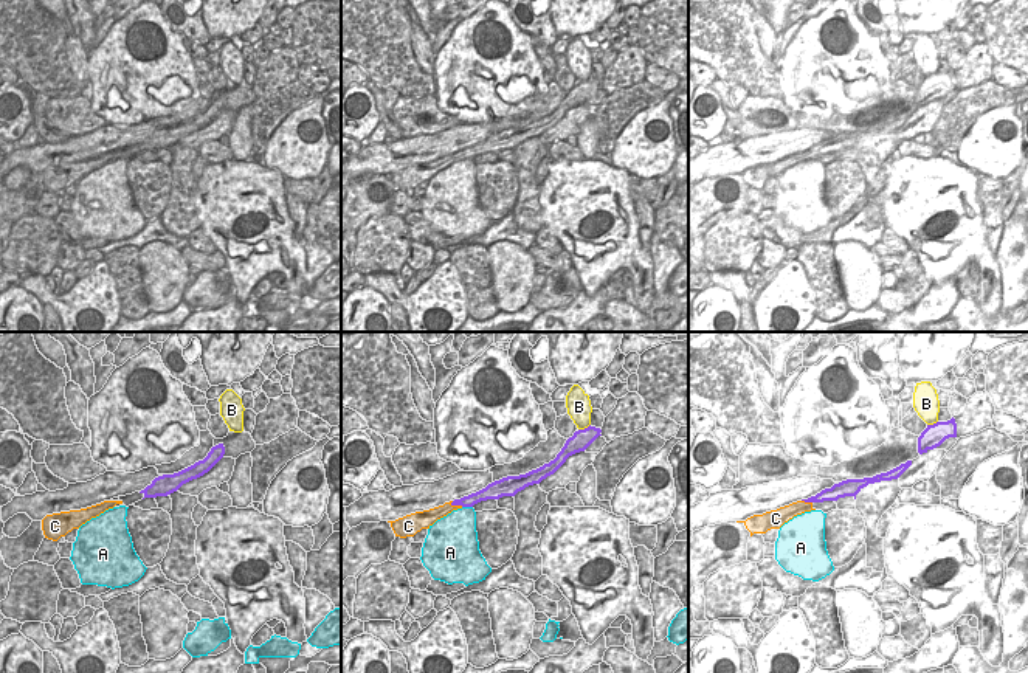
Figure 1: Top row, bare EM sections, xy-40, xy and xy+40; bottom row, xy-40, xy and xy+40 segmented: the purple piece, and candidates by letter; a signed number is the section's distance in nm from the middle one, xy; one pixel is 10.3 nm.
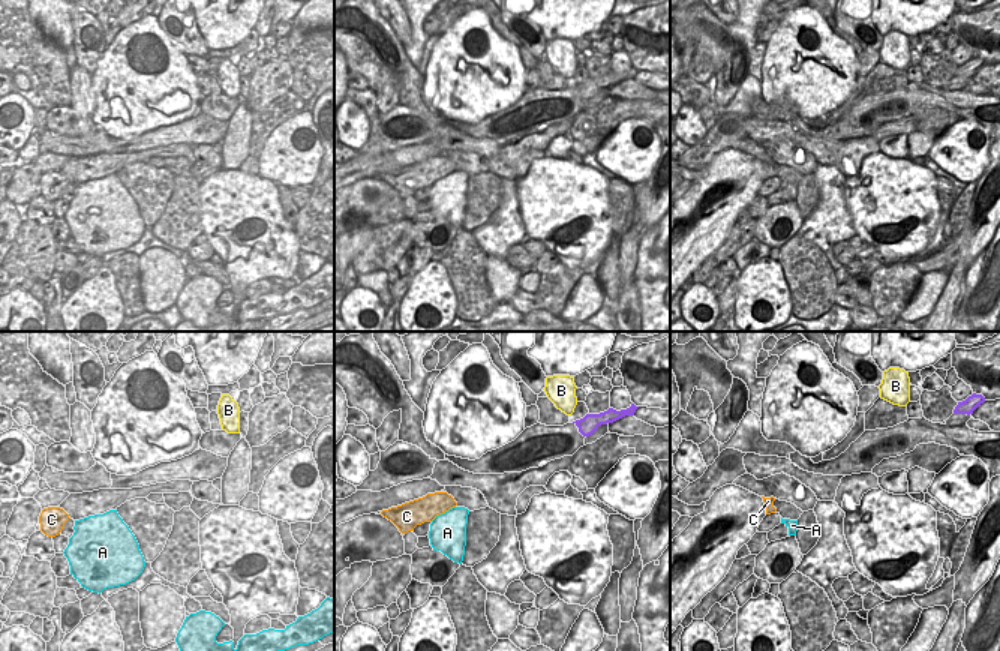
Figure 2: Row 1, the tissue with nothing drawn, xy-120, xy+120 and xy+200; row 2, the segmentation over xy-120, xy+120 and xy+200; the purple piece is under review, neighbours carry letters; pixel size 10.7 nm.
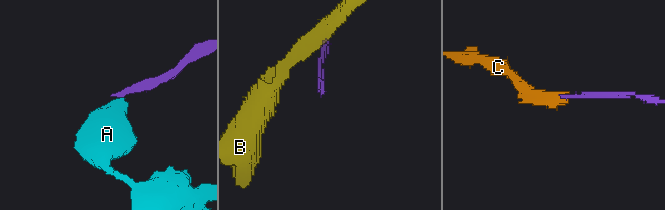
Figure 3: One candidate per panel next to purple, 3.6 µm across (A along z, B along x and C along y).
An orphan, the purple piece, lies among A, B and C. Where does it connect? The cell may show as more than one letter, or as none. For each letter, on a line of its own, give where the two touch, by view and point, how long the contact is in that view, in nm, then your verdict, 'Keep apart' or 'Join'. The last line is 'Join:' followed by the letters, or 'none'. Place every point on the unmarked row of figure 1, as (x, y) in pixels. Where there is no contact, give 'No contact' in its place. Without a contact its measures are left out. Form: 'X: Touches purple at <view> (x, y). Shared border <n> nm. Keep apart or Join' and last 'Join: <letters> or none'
A: Touches purple at xy (467, 158). Shared border 110 nm. Keep apart
B: Touches purple at xy (585, 81). Shared border 140 nm. Keep apart
C: Touches purple at xy (456, 157). Shared border 150 nm. Join
Join: C.

